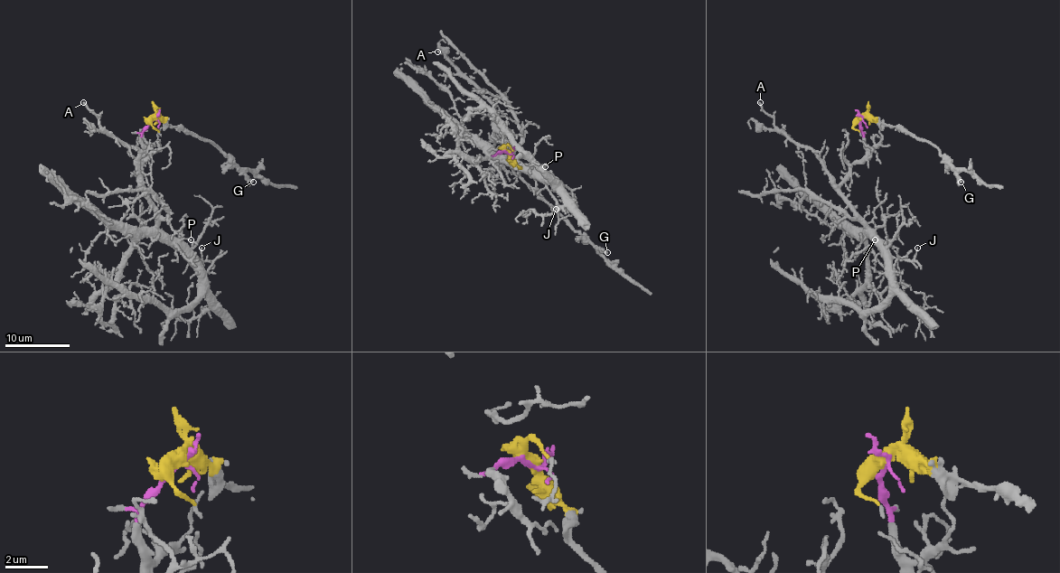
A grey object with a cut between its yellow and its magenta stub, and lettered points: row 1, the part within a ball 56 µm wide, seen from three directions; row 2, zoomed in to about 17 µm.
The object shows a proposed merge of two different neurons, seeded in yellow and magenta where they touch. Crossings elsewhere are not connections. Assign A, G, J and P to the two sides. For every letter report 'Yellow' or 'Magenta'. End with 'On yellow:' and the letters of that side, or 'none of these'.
A: Magenta
G: Yellow
J: Magenta
P: Magenta
On yellow: G

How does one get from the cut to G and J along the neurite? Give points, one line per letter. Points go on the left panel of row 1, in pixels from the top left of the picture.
G: (152, 118), (164, 119), (172, 126), (182, 126), (211, 141), (253, 182)
J: (152, 119), (142, 133), (142, 194), (154, 210), (157, 226), (192, 257), (201, 260), (201, 247)

